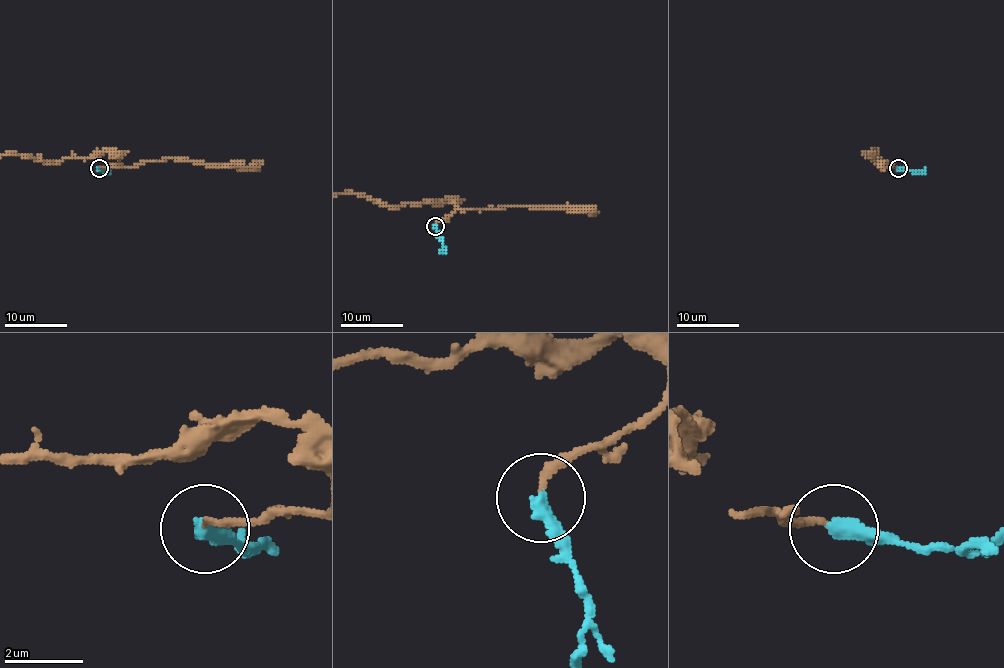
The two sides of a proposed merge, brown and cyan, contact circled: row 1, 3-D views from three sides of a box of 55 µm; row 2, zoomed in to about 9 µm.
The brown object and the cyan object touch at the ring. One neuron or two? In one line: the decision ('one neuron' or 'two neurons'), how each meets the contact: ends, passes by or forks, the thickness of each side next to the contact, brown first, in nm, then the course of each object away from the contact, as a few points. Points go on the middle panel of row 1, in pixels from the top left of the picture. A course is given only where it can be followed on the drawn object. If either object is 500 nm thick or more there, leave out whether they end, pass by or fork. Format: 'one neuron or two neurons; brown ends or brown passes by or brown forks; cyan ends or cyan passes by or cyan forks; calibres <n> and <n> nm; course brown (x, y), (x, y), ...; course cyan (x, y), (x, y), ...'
one neuron; brown ends; cyan ends; calibres 160 and 400 nm; course brown (435, 226), (456, 208), (448, 201), (388, 207), (353, 193), (339, 193); course cyan (435, 226), (442, 247), (440, 254)

